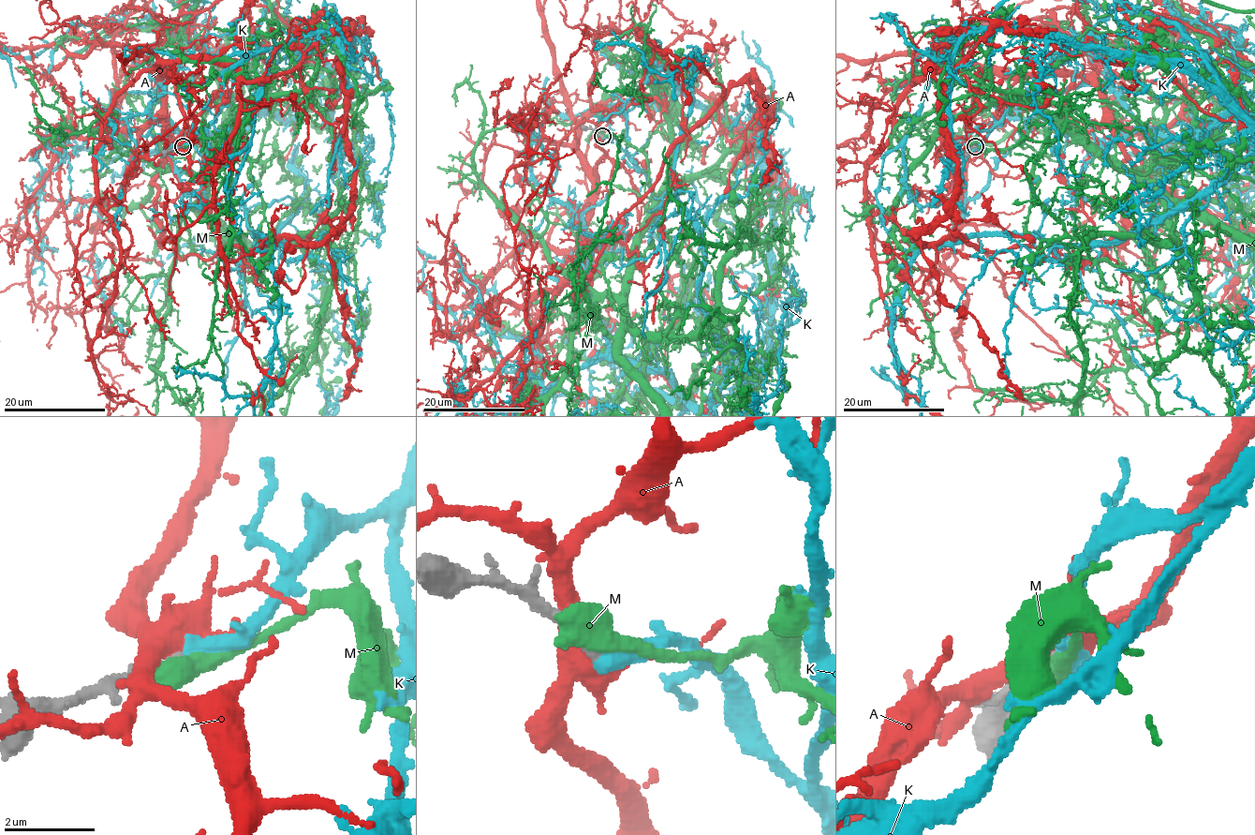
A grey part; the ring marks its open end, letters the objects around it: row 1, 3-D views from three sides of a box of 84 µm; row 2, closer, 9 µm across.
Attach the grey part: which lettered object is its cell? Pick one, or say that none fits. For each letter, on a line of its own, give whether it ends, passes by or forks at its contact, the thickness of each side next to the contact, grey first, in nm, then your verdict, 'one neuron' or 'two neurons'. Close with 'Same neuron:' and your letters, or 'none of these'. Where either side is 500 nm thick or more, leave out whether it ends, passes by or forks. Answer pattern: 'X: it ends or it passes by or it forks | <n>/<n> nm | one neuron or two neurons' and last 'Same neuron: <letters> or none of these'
A: 360/600 nm | two neurons
K: 340/500 nm | one neuron
M: 360/750 nm | two neurons
Same neuron: K

